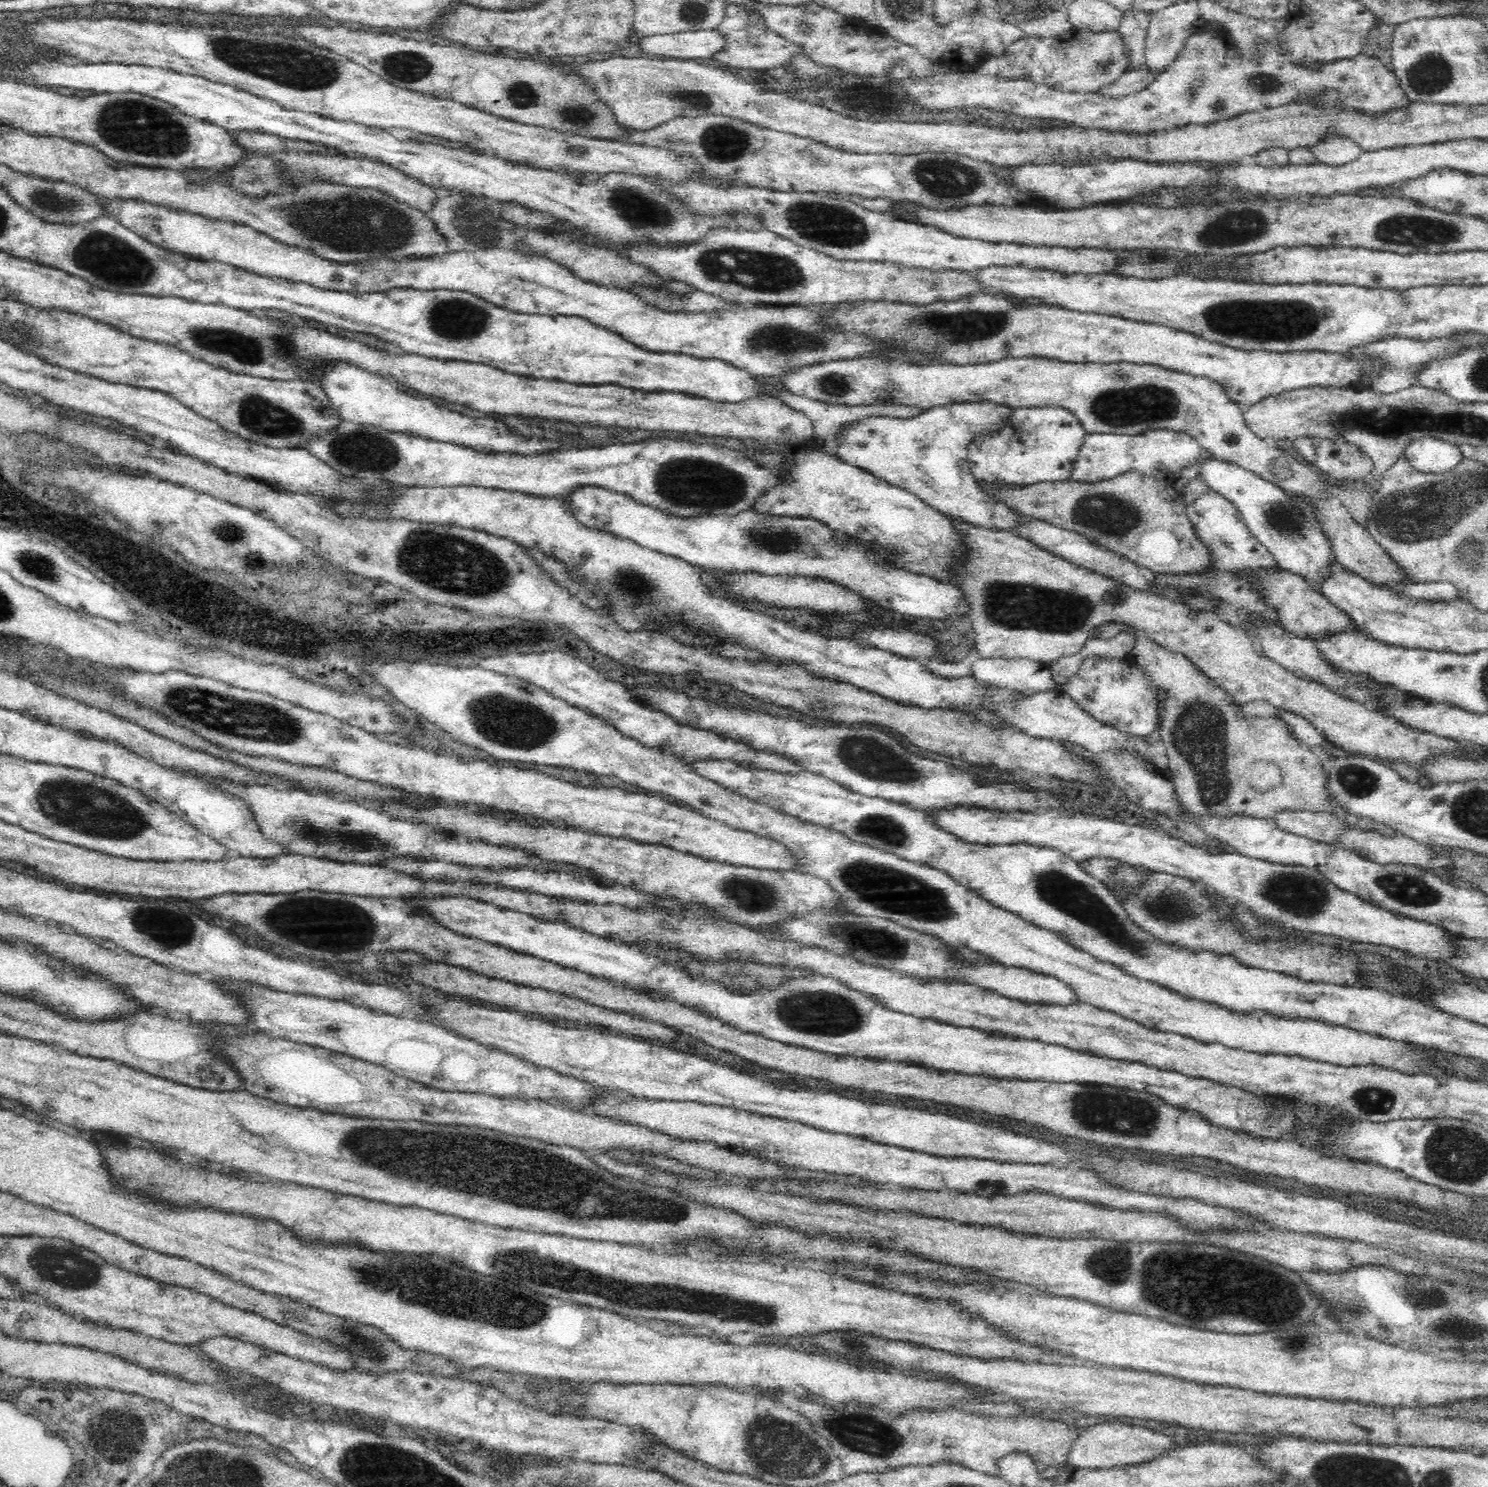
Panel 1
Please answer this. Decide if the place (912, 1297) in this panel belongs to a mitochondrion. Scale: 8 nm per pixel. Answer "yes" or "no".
no

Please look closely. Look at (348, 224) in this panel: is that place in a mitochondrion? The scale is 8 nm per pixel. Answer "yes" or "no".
yes

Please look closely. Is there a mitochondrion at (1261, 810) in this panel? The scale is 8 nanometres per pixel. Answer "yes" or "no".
no

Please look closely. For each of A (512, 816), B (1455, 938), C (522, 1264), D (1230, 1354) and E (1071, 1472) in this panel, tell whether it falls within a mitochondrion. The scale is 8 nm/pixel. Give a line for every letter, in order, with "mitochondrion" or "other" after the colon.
A: other
B: other
C: mitochondrion
D: other
E: other

